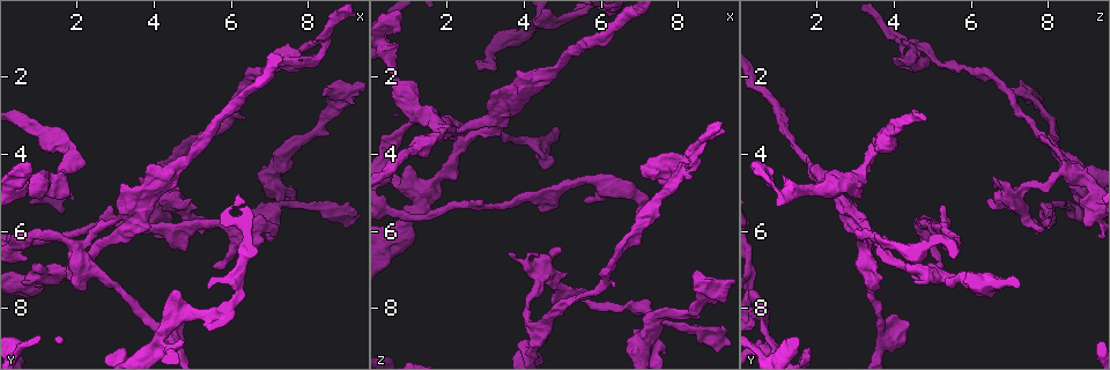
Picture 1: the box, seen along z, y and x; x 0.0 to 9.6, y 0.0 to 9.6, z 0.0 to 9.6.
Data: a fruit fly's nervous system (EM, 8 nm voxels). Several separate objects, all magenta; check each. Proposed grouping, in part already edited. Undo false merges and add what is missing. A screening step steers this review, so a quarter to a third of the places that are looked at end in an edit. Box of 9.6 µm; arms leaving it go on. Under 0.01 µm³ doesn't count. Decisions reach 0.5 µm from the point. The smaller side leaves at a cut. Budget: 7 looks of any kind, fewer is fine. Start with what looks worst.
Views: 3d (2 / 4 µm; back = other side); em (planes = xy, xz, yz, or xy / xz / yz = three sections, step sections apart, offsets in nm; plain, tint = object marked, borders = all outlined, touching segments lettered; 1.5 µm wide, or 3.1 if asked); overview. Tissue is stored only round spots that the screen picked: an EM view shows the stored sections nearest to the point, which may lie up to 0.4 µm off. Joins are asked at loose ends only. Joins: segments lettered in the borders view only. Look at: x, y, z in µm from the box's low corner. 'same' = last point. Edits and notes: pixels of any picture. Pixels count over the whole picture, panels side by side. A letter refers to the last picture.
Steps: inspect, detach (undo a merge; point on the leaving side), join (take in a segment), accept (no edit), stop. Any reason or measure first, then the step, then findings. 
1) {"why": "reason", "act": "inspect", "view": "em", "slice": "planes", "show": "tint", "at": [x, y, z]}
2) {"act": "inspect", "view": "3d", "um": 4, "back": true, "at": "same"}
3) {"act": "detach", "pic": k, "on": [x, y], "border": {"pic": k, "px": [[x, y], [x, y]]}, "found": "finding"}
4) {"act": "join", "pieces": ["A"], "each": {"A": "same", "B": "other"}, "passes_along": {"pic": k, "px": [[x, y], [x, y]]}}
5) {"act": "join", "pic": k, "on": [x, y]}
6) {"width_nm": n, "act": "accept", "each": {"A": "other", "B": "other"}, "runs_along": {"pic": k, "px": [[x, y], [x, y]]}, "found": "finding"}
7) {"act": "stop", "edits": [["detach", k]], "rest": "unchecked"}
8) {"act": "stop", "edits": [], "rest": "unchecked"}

{"why": "sharp bend", "act": "inspect", "view": "3d", "um": 4, "at": [1.85, 3.85, 3.60]}

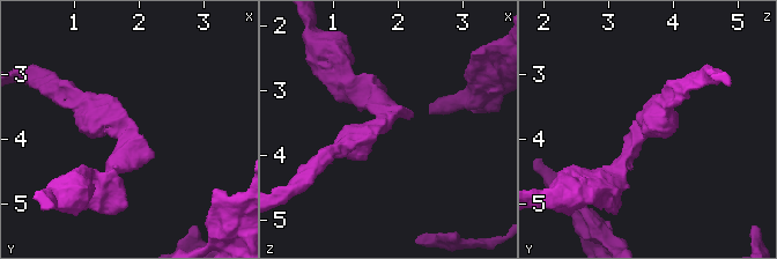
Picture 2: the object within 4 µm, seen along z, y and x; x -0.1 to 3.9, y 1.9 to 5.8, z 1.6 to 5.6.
{"why": "need the tissue", "act": "inspect", "view": "em", "slice": "planes", "show": "borders", "at": [1.80, 3.85, 3.50]}

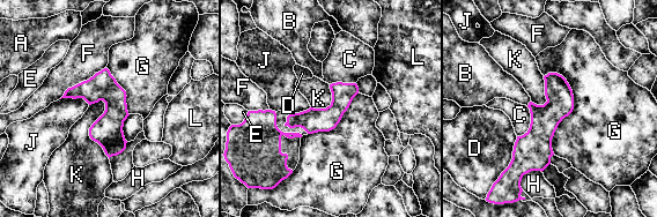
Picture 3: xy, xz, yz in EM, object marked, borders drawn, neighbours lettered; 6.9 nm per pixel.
{"act": "accept", "each": {"A": "other", "B": "other", "C": "other", "D": "other", "E": "other", "F": "other", "G": "other", "H": "other", "J": "other", "K": "other", "L": "other"}, "border": {"pic": 3, "px": [[100, 99], [89, 136], [109, 159]]}, "found": "one cell here"}

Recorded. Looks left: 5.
{"why": "branch stops here", "act": "inspect", "view": "em", "slice": "xy", "step": 4, "show": "tint", "at": [5.00, 5.25, 6.55]}

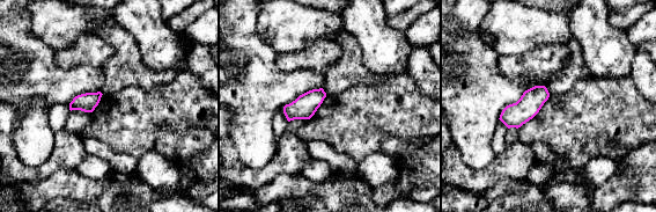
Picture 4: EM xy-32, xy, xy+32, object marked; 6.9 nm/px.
{"act": "inspect", "view": "em", "slice": "xy", "step": 4, "show": "borders", "at": "same"}

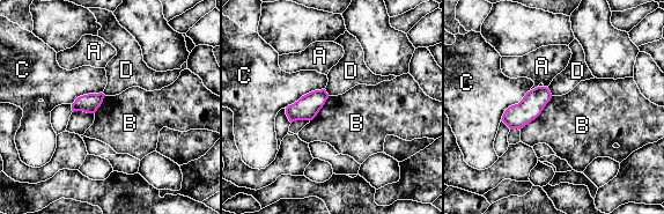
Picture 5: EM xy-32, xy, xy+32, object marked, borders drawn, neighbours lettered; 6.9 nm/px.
{"longest_contact_nm": ["B", 340], "act": "accept", "each": {"A": "other", "B": "other", "C": "other", "D": "other"}, "found": "no lettered segment goes on from it"}

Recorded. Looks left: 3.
{"why": "four or more arms meet", "act": "inspect", "view": "3d", "um": 2, "at": [1.40, 7.25, 5.30]}

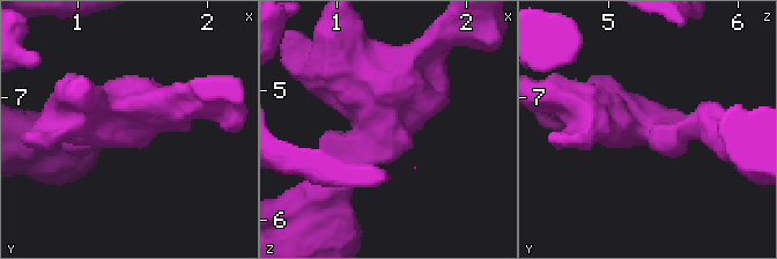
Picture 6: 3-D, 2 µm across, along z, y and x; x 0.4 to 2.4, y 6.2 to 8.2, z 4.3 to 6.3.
{"why": "need the tissue", "act": "inspect", "view": "em", "slice": "xz", "step": 8, "show": "tint", "at": [1.38, 7.18, 5.26]}

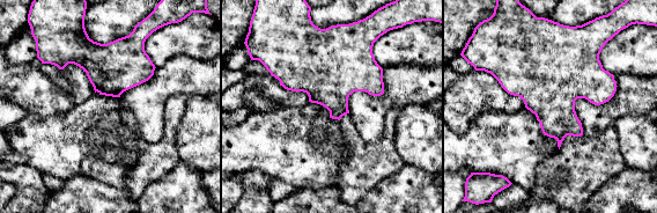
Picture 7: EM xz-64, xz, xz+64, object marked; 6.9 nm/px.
{"act": "inspect", "view": "em", "slice": "xy", "step": 8, "show": "borders", "at": "same"}

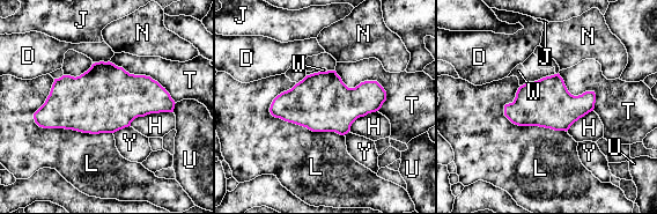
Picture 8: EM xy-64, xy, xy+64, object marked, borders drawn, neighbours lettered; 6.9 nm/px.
{"width_nm": 340, "act": "accept", "each": {"D": "other", "H": "other", "J": "other", "L": "other", "N": "other", "T": "other", "U": "other", "W": "other", "Y": "other"}, "border": {"pic": 8, "px": [[555, 73], [526, 81], [521, 86]]}, "found": "one cell here"}

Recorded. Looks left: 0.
{"act": "stop", "edits": [], "rest": "unchecked"}

